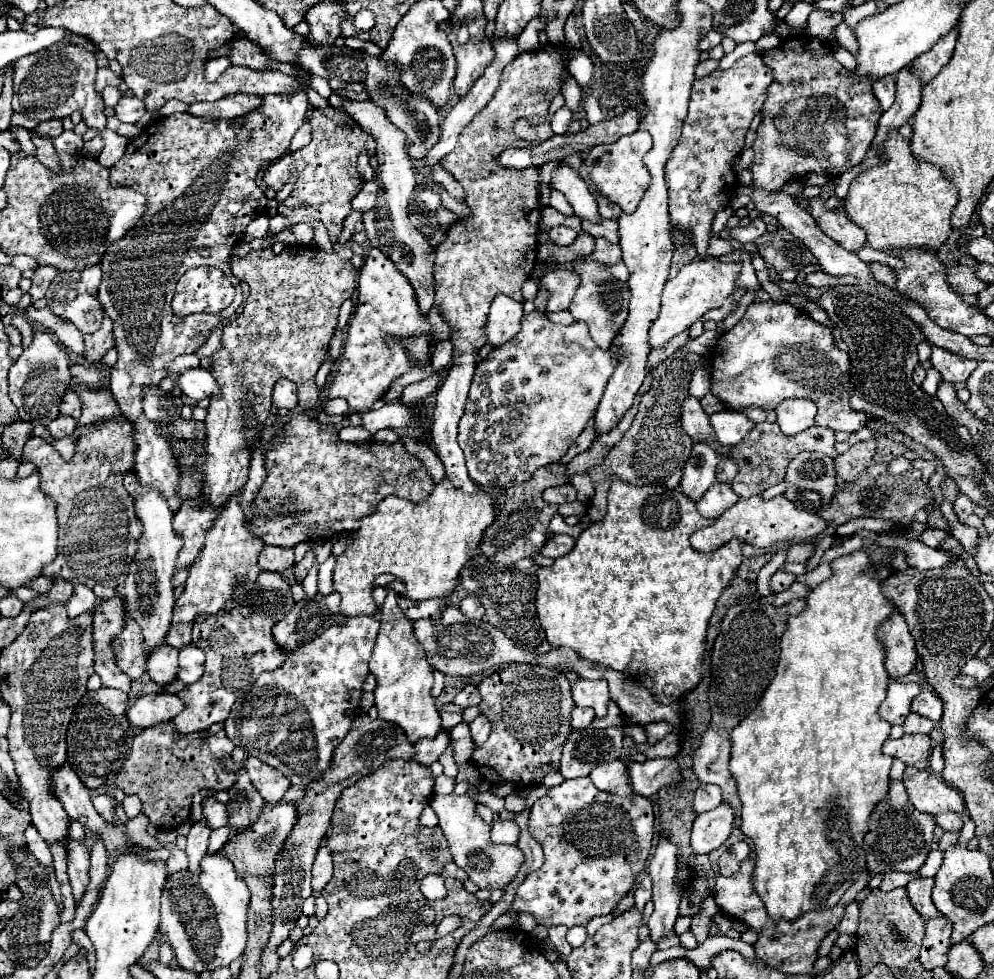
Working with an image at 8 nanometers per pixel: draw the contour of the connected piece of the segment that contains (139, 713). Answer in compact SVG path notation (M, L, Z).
M148 694L138 698L124 714L132 728L148 728L160 722L170 722L184 710L184 702L174 694Z

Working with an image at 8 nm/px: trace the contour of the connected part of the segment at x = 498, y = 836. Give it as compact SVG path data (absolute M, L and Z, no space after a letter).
M498 820L492 824L492 842L494 844L516 844L518 840L518 826L514 822Z

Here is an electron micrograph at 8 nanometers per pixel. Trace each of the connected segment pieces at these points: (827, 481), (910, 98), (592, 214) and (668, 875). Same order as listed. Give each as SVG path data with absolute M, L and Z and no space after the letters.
M802 452L786 472L786 498L800 510L816 510L828 506L836 492L836 470L830 456Z
M908 66L902 68L896 74L896 102L882 114L880 122L878 122L878 132L872 144L872 152L878 150L878 146L886 140L886 132L892 128L900 128L906 120L910 120L916 112L916 108L920 106L920 90L922 90L922 82L918 72Z
M560 166L552 176L554 190L562 192L572 206L574 214L582 220L590 220L594 224L602 222L602 216L596 210L596 198L592 196L588 184L582 180L578 172L574 172L568 166Z
M660 836L654 856L648 866L648 874L654 880L654 912L650 916L648 928L650 936L656 942L660 936L674 930L674 922L678 918L678 904L680 904L680 890L674 886L676 874L676 846L668 840L668 836Z

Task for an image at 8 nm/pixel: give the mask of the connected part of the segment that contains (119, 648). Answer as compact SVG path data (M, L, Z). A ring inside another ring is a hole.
M128 618L120 636L112 642L112 652L116 656L116 666L126 672L132 680L138 680L146 672L144 638L140 626Z

